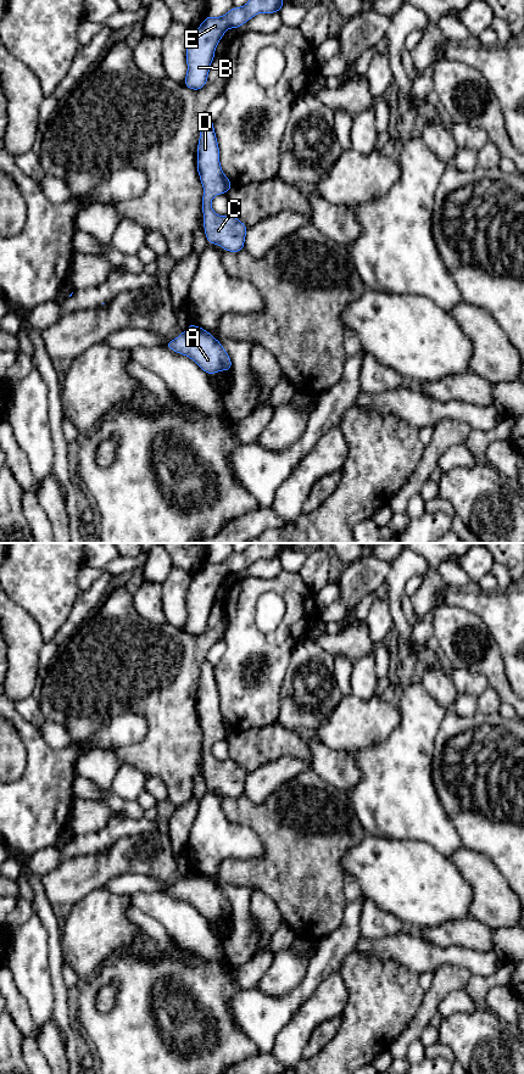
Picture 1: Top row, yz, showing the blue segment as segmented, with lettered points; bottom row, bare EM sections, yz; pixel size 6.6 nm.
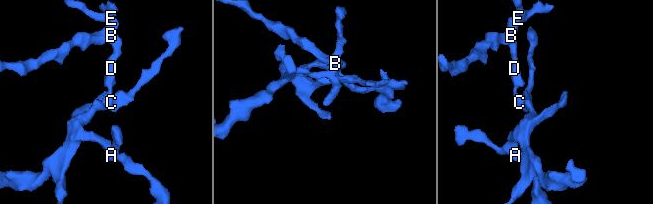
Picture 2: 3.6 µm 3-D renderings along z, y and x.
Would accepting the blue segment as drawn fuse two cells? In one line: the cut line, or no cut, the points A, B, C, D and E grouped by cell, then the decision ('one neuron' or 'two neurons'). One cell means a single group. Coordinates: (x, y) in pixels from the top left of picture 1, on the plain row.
no cut | A B C D E | one neuron

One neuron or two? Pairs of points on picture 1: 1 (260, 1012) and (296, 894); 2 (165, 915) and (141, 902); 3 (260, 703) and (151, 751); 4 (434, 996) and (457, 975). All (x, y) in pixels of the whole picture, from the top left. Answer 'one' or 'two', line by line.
1: two
2: one
3: two
4: one

